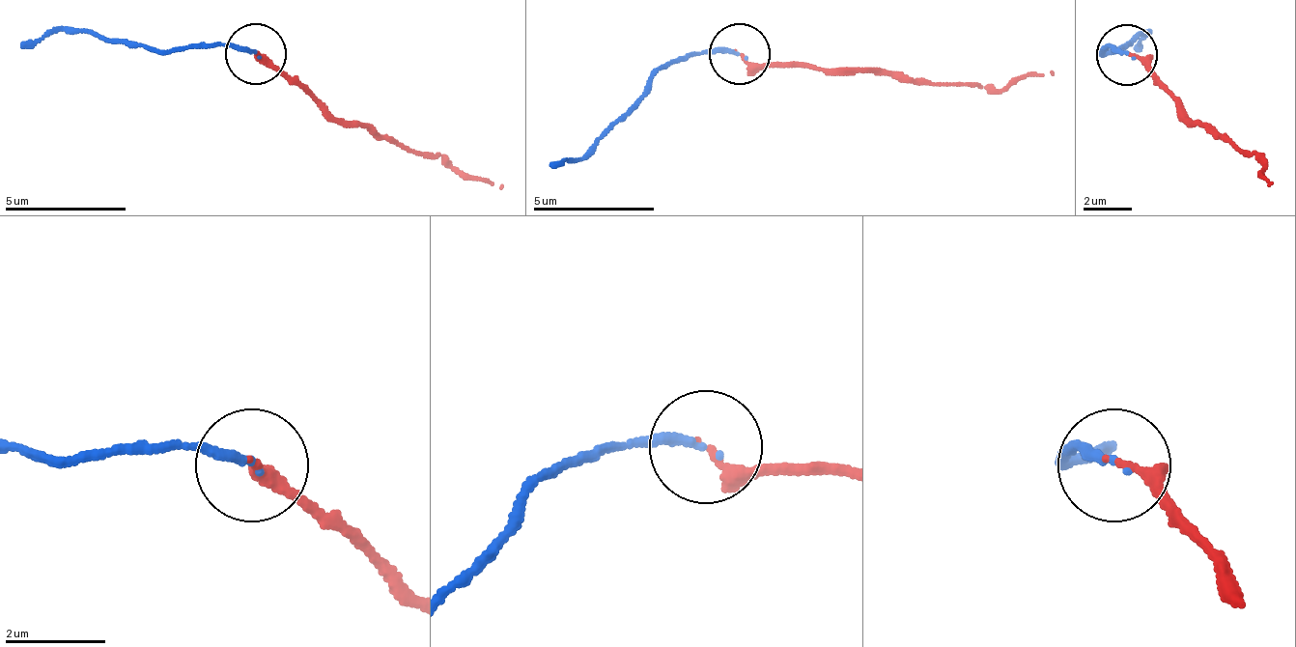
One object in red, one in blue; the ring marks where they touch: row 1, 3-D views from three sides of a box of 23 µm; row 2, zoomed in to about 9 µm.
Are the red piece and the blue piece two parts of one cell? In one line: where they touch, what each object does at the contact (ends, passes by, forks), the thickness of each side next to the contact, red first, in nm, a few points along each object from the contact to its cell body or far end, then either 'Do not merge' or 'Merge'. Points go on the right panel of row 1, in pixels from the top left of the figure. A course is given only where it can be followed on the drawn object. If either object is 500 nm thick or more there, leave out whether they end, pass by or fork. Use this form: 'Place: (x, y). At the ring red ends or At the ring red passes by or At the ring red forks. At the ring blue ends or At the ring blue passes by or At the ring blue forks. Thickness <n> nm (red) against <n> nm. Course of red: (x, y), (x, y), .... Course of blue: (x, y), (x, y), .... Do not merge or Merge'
Place: (1127, 55). At the ring red ends. At the ring blue ends. Thickness 240 nm (red) against 170 nm. Course of red: (1130, 56), (1187, 116), (1265, 157), (1256, 176), (1270, 187). Course of blue: (1127, 56), (1113, 44), (1098, 51), (1147, 34), (1134, 53). Merge

